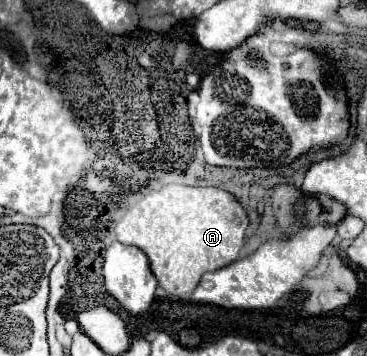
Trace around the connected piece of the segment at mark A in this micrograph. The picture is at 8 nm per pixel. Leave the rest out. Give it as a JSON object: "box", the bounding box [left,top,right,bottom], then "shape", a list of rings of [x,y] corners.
{"box":[116,184,248,299],"shape":[[[168,184],[162,190],[144,190],[140,198],[128,208],[124,218],[116,226],[118,242],[138,246],[150,260],[152,274],[158,284],[168,292],[171,299],[188,297],[198,286],[204,272],[220,270],[226,264],[238,260],[238,252],[244,246],[244,232],[248,226],[248,216],[234,194],[220,188],[192,188],[182,184]]]}

